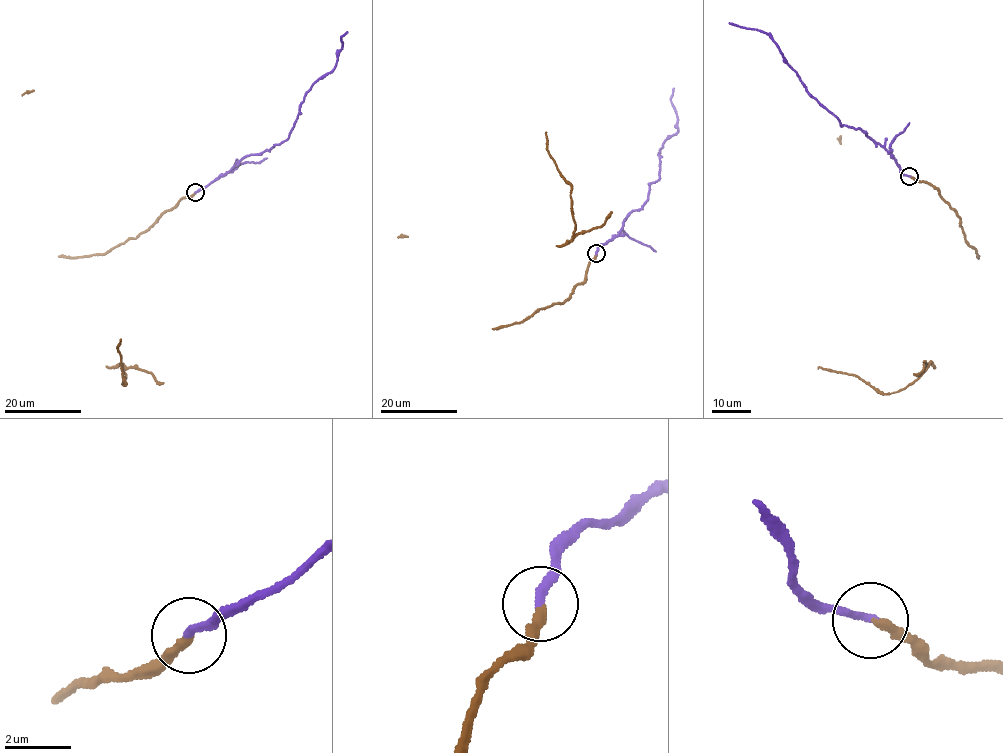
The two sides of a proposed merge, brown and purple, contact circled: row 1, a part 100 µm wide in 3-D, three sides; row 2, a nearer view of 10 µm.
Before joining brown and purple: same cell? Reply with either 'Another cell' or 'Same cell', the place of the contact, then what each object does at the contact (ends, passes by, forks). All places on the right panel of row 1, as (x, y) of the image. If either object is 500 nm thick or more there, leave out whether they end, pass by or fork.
Another cell. Place: (909, 176). At the ring brown ends. At the ring purple ends

